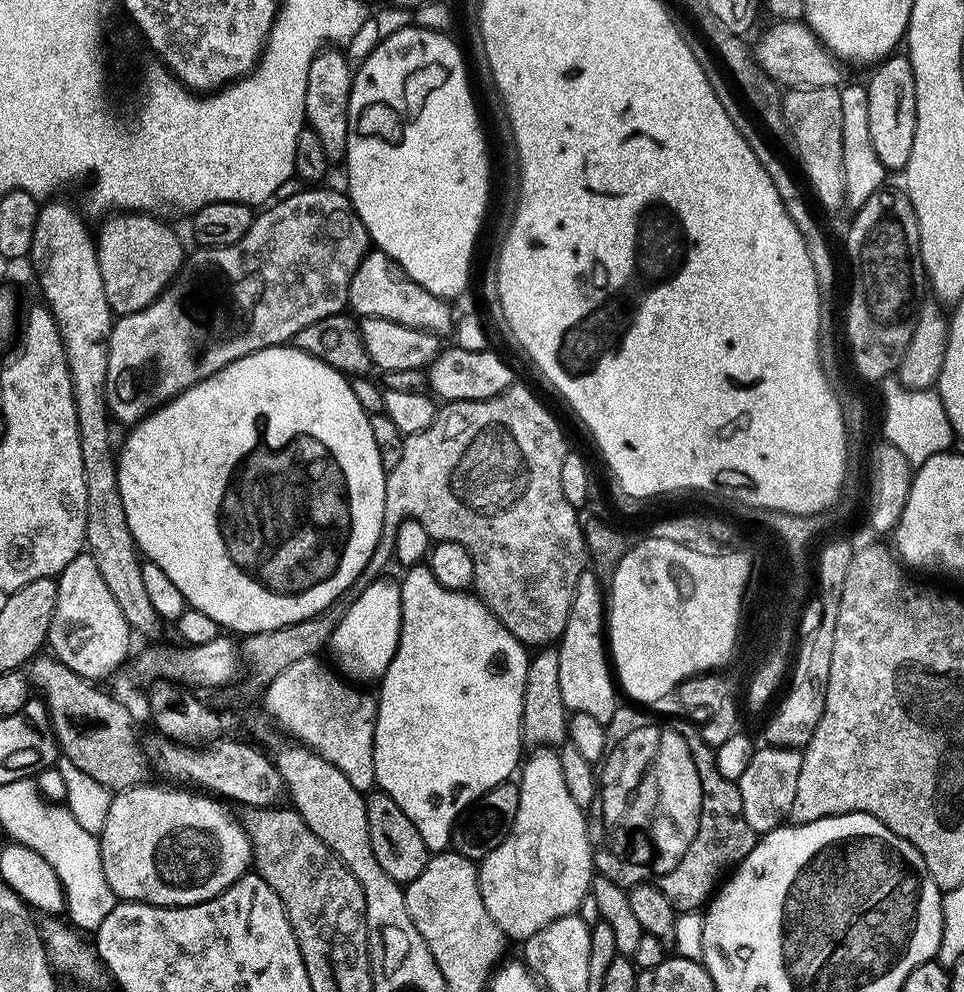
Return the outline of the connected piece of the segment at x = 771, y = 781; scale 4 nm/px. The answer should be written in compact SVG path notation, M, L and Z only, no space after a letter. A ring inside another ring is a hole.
M757 747L750 766L742 773L738 787L742 794L742 814L757 834L772 832L791 817L794 794L798 794L798 774L802 770L802 755L795 748Z

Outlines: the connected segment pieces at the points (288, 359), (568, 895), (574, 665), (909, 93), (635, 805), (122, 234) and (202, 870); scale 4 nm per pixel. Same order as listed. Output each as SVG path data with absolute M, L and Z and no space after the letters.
M294 346L263 348L246 358L238 358L230 362L230 366L218 370L218 374L175 396L171 402L163 404L135 425L129 431L132 433L125 438L124 445L118 448L118 490L122 494L130 534L143 559L149 564L162 566L170 582L182 590L185 605L202 610L202 614L214 618L214 622L218 622L224 630L233 628L239 634L265 632L302 622L326 610L362 574L384 529L386 473L368 417L369 413L358 406L358 398L354 398L349 377L326 366L326 362L318 362L318 358L299 352Z
M537 748L531 755L529 760L527 757L523 761L518 772L520 801L514 826L508 831L505 840L489 847L488 856L478 864L482 902L486 902L490 918L498 922L505 937L512 939L513 936L517 942L530 939L538 934L538 930L542 930L542 926L550 926L550 922L558 918L579 913L580 903L589 899L594 877L592 844L588 841L588 824L584 821L586 812L578 806L578 802L574 802L574 798L570 798L570 790L566 790L559 751Z
M586 570L582 578L578 578L574 606L568 615L566 630L558 641L558 683L562 689L562 702L569 713L589 716L597 720L600 726L606 726L610 718L614 718L614 710L618 707L618 688L606 651L606 600L600 597L600 588L601 581L597 580L596 573L591 570Z
M893 54L877 63L872 81L867 81L871 145L878 160L889 173L899 173L910 162L916 133L916 91L914 70L907 55Z
M649 722L642 726L642 730L633 730L618 742L618 746L607 749L608 757L604 760L604 769L598 772L598 809L604 815L604 832L608 835L608 844L629 865L635 860L644 860L644 867L652 864L656 872L664 872L664 868L672 868L680 859L680 852L688 848L688 840L692 839L692 833L696 828L696 808L700 808L700 784L696 784L696 768L692 768L692 760L688 760L688 748L684 748L684 740L680 736L672 736L672 732L660 732L660 722Z
M121 212L107 217L108 220L100 228L100 233L95 233L96 257L98 270L102 270L102 290L106 290L106 302L112 307L117 317L129 316L158 299L168 285L176 279L184 267L186 251L184 244L176 237L176 232L168 224L163 224L152 214L142 212Z
M147 782L117 791L112 797L110 814L106 814L106 826L102 826L98 839L102 874L106 874L106 882L110 882L117 901L157 904L163 908L201 904L237 884L253 867L252 844L245 825L239 819L236 821L233 809L223 799L180 786L168 787L172 788L159 788L154 782Z

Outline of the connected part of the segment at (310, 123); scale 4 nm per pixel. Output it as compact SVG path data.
M322 50L310 62L310 74L306 74L306 114L304 119L307 127L318 134L322 141L322 150L326 150L329 161L336 162L336 159L348 155L348 107L350 106L350 90L352 89L352 78L354 75L353 65L348 65L348 60L340 50Z

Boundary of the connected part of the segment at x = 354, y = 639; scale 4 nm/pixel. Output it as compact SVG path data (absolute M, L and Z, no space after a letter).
M377 578L368 583L366 590L358 594L350 610L346 610L342 622L338 622L332 635L330 653L336 659L335 667L352 682L379 681L396 653L402 618L400 585L395 579L384 579Z

